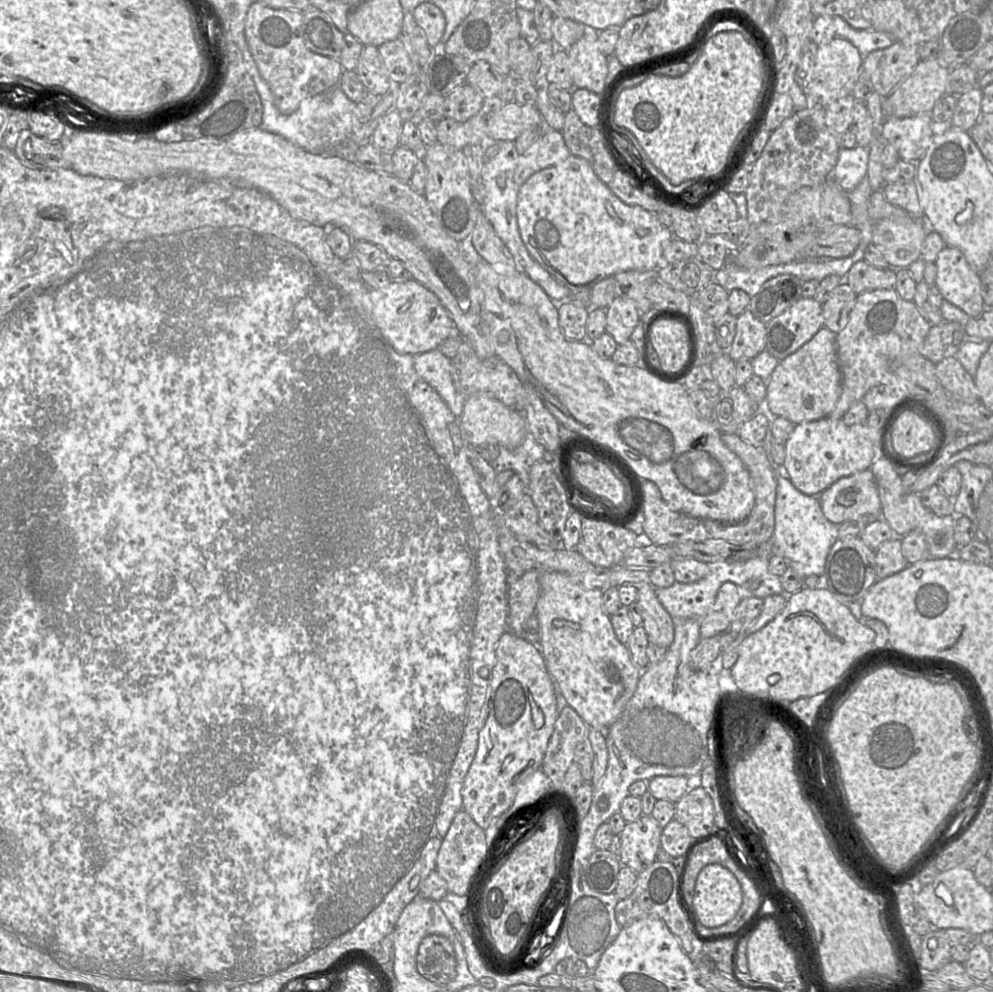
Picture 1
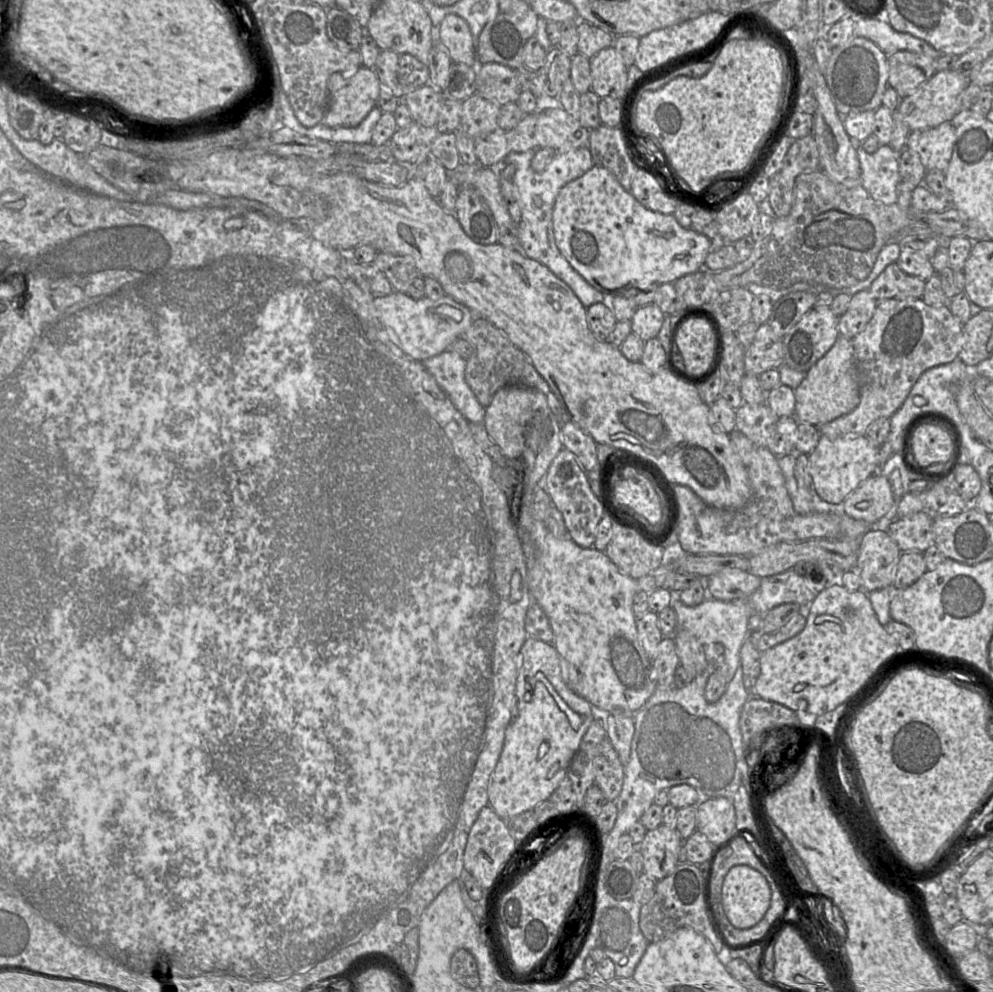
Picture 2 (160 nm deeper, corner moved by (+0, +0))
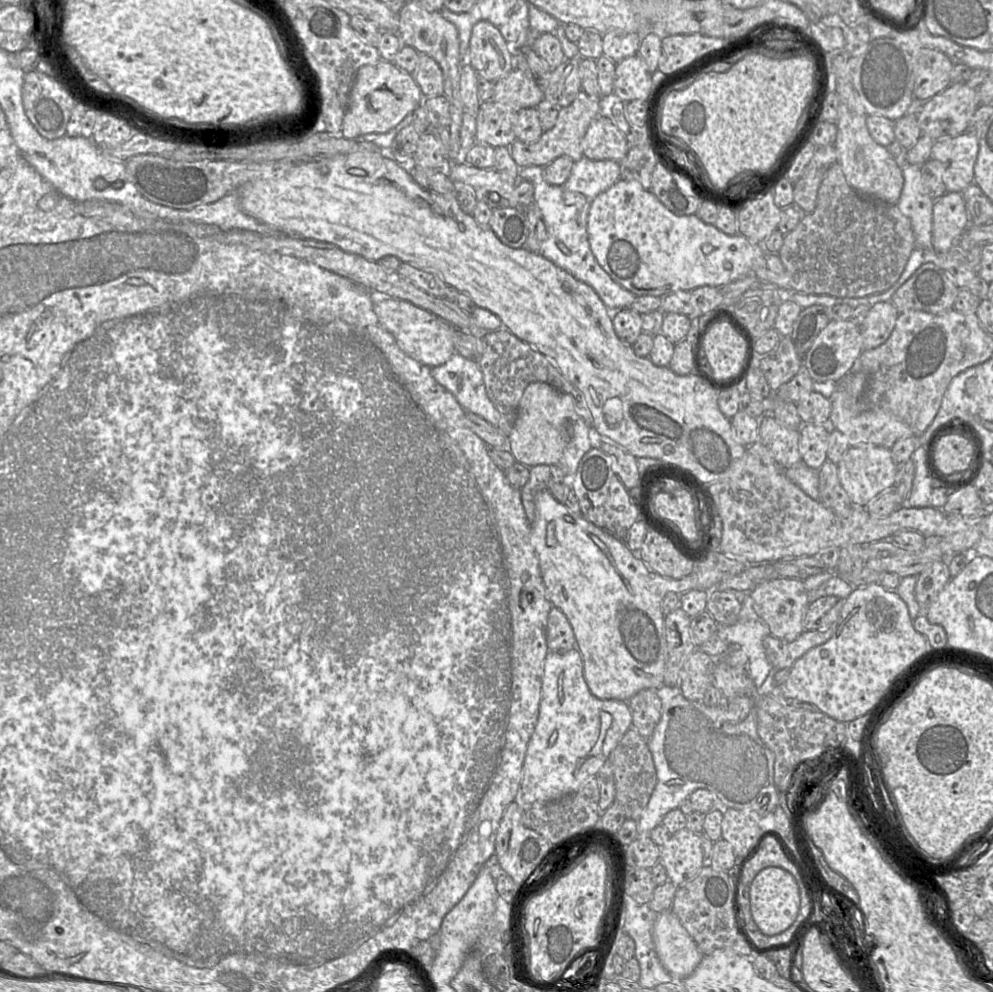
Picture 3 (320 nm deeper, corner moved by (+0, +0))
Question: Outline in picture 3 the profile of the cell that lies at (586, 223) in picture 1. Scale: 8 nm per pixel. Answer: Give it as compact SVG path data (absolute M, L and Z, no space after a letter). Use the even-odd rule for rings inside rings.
M621 178L606 191L600 193L591 203L588 220L587 233L590 249L599 265L609 274L609 276L623 288L632 292L636 296L665 296L675 291L691 291L701 286L721 286L733 282L756 270L759 260L764 256L764 251L760 244L753 243L742 235L727 235L718 230L713 225L709 225L700 220L696 215L677 216L670 212L650 191L642 187L639 182L629 181Z

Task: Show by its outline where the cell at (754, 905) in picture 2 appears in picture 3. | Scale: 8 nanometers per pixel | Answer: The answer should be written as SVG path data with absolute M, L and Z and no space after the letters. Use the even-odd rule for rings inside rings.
M779 867L759 871L749 886L750 911L758 929L766 935L776 935L787 930L796 920L800 910L800 886L797 879Z

